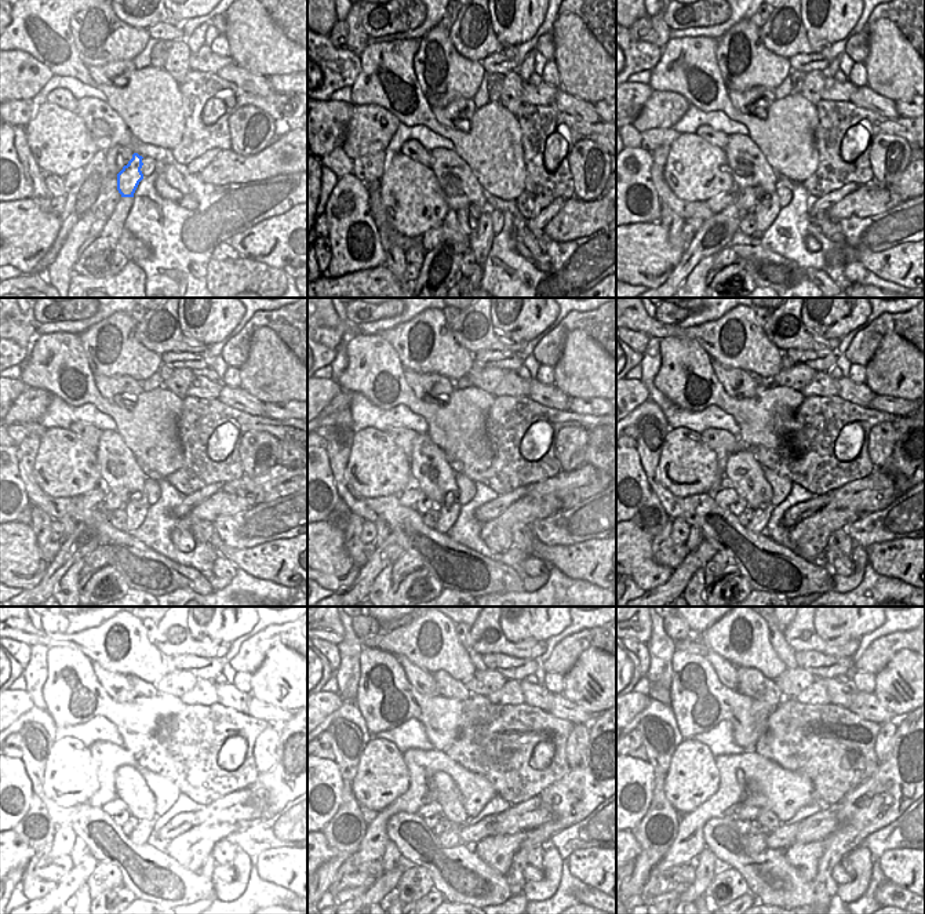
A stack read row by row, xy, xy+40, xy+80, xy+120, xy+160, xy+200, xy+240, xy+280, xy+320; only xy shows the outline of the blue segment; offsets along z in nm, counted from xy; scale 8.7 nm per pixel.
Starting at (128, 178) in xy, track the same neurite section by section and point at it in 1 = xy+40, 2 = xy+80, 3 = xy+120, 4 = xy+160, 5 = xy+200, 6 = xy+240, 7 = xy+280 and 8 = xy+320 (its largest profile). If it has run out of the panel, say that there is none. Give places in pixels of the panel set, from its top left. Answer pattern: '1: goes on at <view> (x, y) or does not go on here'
1: goes on at xy+40 (437, 188)
2: goes on at xy+80 (750, 196)
3: goes on at xy+120 (138, 506)
4: goes on at xy+160 (448, 512)
5: goes on at xy+200 (760, 519)
6: goes on at xy+240 (142, 833)
7: goes on at xy+280 (450, 837)
8: goes on at xy+320 (756, 844)

